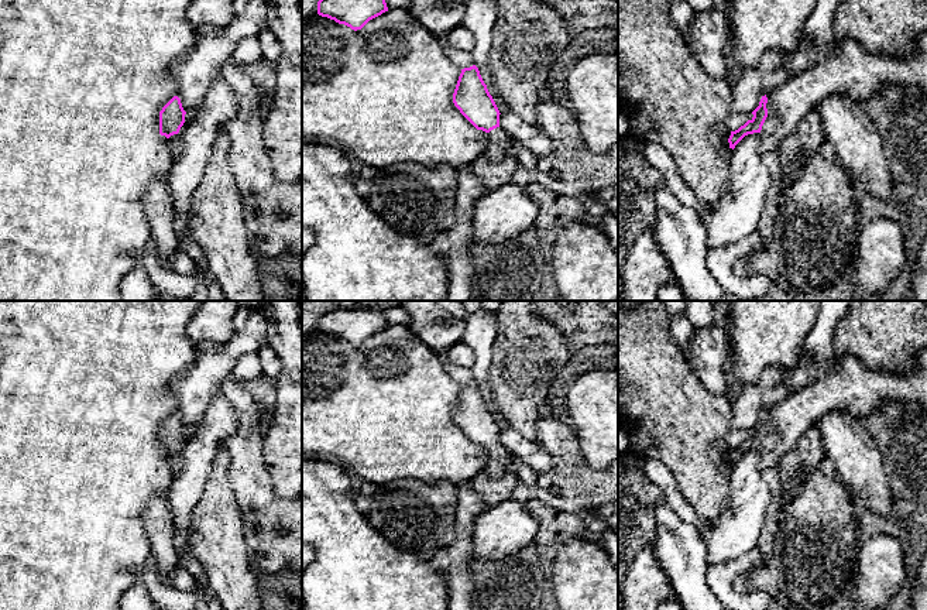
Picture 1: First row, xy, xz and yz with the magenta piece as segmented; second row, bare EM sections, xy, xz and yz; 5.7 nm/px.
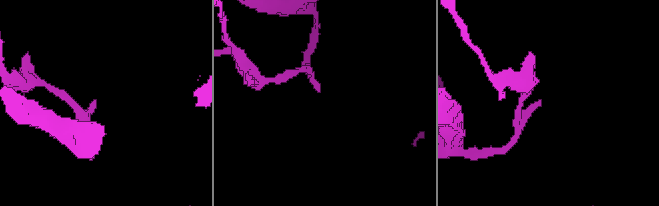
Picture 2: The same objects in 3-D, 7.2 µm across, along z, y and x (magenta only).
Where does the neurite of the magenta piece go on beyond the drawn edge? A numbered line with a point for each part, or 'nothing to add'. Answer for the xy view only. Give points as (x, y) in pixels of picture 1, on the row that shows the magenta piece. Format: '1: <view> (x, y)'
1: xy (172, 141)

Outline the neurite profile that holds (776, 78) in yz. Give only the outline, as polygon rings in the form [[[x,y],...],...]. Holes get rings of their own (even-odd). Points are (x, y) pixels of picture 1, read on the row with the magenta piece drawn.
[[[784,68],[770,71],[763,79],[765,93],[769,95],[770,92],[773,92],[776,88],[782,86],[789,79],[790,79],[790,76]]]

